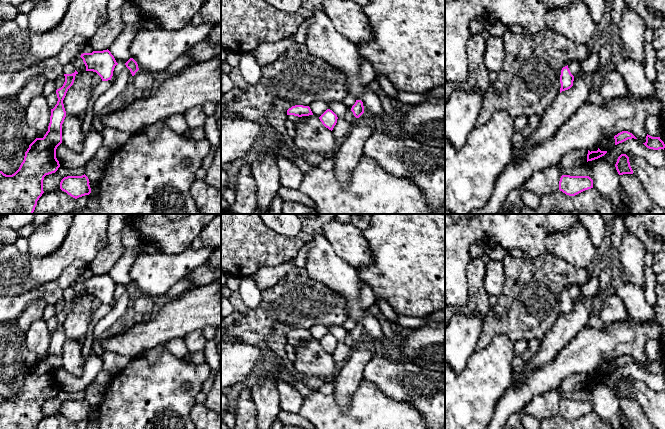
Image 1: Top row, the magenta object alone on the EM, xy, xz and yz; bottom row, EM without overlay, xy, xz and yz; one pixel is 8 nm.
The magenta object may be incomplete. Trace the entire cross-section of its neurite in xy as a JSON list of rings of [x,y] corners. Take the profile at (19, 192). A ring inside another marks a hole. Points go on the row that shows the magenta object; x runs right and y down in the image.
[[[68,63],[63,69],[65,82],[56,90],[57,104],[51,109],[48,131],[43,138],[36,138],[25,152],[24,160],[19,169],[12,175],[6,175],[0,171],[0,214],[33,214],[37,201],[44,193],[43,180],[46,175],[55,173],[60,167],[56,158],[56,149],[62,143],[62,124],[66,117],[63,100],[68,89],[73,85],[75,76],[74,63]]]

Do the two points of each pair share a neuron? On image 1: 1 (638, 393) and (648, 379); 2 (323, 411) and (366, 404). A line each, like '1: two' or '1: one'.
1: two
2: one

